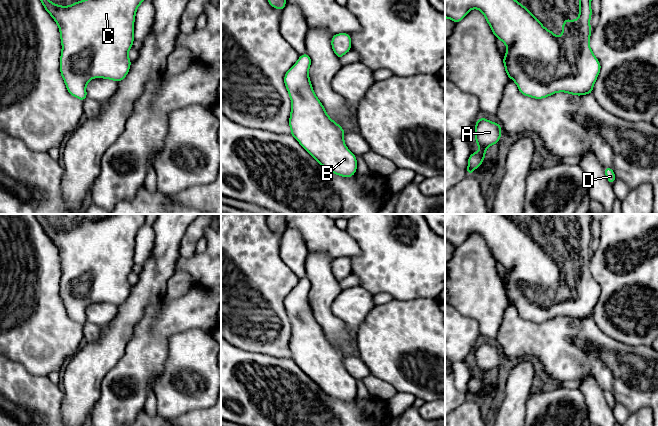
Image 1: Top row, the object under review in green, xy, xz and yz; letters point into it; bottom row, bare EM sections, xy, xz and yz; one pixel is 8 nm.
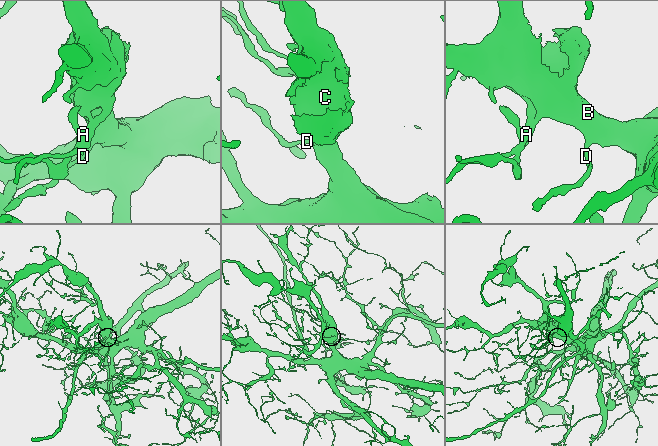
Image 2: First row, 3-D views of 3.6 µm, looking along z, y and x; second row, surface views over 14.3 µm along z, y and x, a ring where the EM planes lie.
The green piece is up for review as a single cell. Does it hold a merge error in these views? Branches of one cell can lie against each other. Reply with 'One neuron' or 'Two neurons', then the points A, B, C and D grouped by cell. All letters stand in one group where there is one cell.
One neuron. Groups: A B C D

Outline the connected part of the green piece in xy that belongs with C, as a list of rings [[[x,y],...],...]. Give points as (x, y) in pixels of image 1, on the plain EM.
[[[114,214],[70,230],[54,228],[44,216],[37,216],[36,219],[59,251],[62,267],[60,297],[73,321],[84,325],[87,322],[86,309],[92,302],[105,302],[118,307],[127,300],[131,290],[128,276],[135,264],[135,238],[145,224],[146,214]]]

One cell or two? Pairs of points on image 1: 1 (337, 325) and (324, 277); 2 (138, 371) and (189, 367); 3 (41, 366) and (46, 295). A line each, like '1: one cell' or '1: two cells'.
1: one cell
2: two cells
3: one cell

